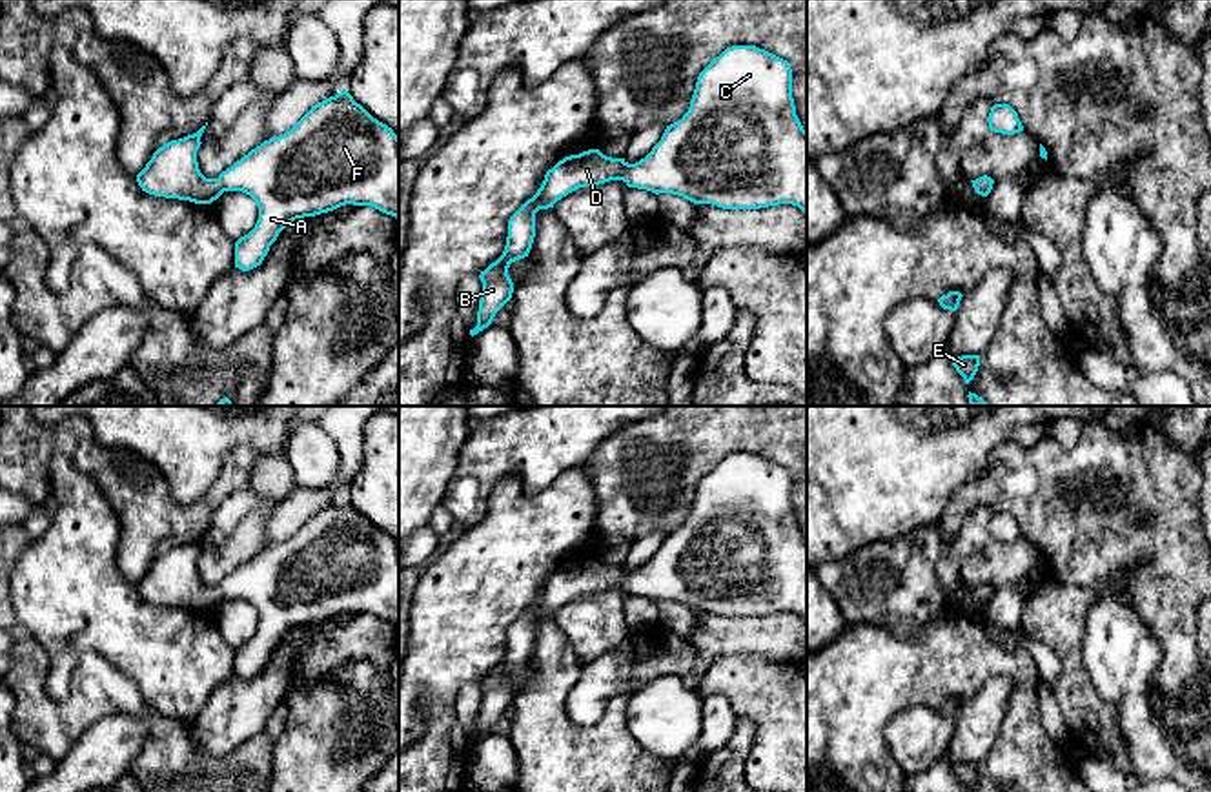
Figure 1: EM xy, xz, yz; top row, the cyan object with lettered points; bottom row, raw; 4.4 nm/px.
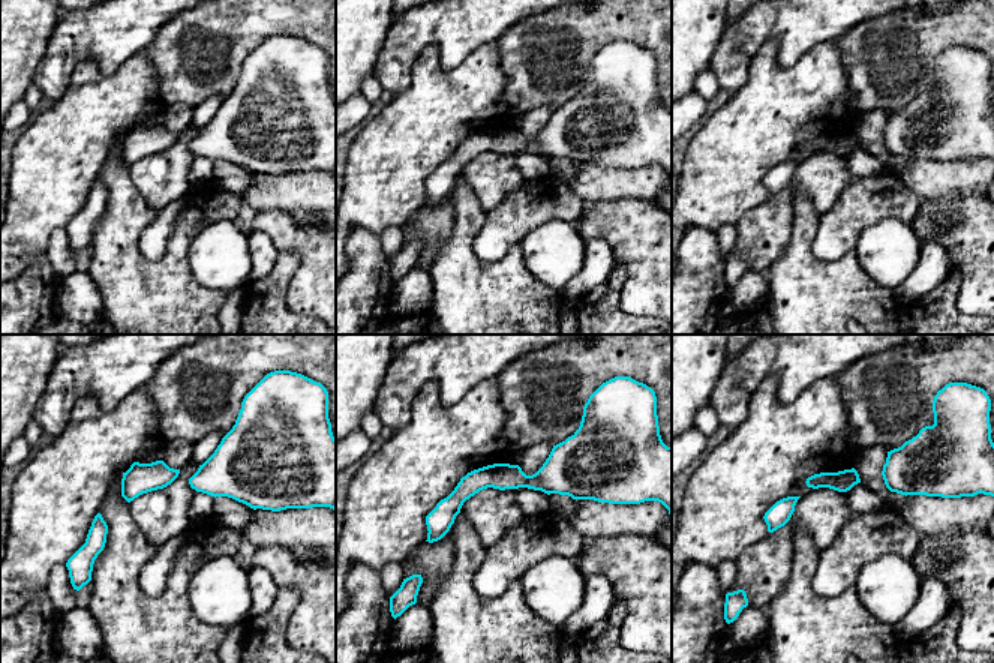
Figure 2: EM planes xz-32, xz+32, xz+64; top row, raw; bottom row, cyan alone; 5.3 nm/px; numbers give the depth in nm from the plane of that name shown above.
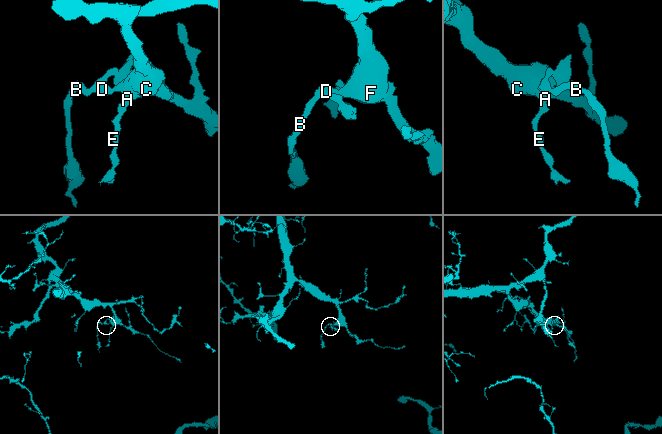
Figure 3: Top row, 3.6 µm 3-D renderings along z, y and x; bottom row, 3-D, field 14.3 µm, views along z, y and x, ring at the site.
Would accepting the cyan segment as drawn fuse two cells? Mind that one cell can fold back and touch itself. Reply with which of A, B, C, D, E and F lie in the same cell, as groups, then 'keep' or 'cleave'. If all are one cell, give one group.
A B C D E F; keep

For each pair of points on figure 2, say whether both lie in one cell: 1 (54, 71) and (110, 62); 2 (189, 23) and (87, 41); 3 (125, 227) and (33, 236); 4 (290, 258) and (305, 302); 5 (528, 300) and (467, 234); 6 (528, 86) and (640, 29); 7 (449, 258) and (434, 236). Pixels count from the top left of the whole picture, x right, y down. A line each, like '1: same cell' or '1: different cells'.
1: same cell
2: different cells
3: different cells
4: different cells
5: same cell
6: same cell
7: different cells

